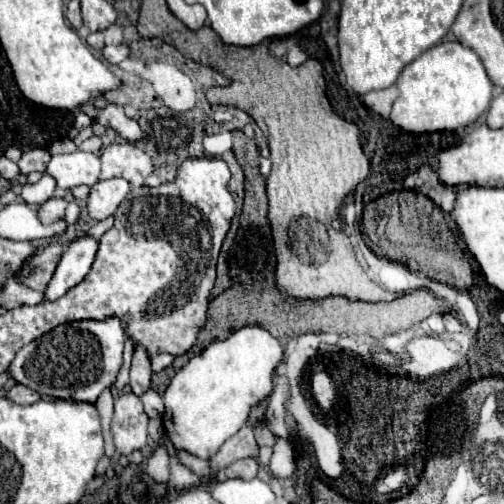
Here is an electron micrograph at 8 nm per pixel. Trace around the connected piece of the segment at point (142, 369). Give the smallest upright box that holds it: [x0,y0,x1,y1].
[131,346,151,396]

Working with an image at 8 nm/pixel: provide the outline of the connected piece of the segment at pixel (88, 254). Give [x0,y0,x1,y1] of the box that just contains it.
[45,236,99,300]

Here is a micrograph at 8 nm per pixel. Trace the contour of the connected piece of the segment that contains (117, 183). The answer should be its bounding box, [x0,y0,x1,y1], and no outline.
[87,178,129,220]

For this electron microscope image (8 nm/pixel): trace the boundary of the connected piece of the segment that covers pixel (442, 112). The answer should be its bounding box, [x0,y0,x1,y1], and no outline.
[391,42,493,132]

